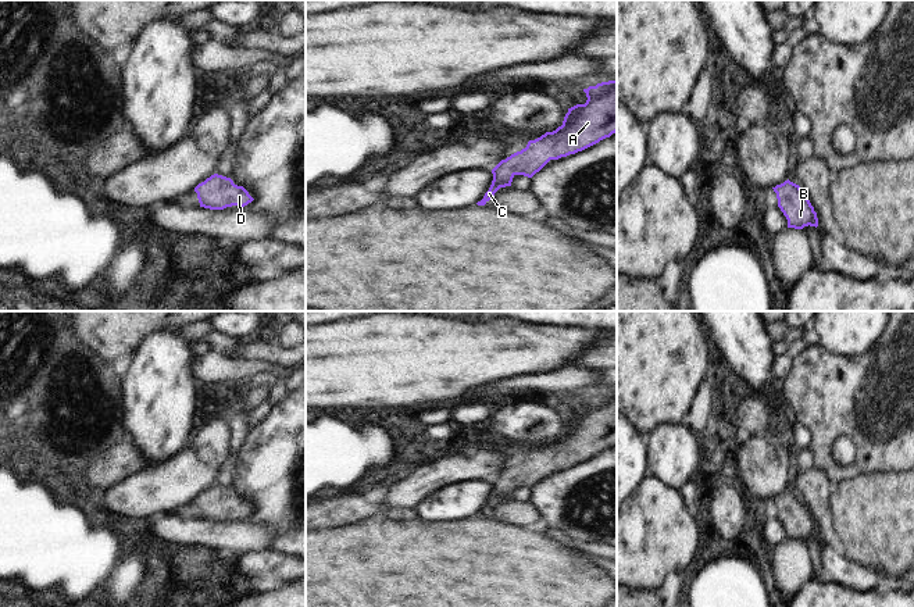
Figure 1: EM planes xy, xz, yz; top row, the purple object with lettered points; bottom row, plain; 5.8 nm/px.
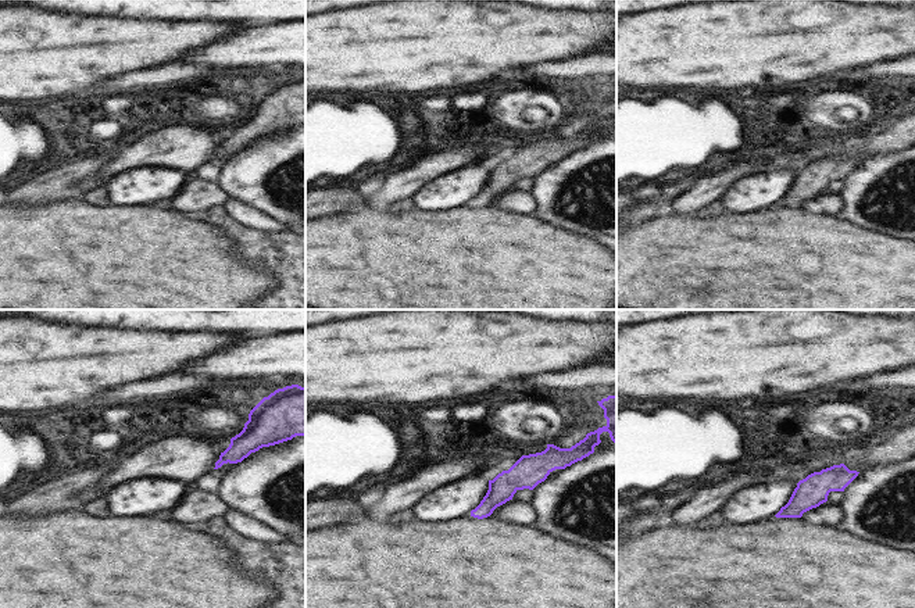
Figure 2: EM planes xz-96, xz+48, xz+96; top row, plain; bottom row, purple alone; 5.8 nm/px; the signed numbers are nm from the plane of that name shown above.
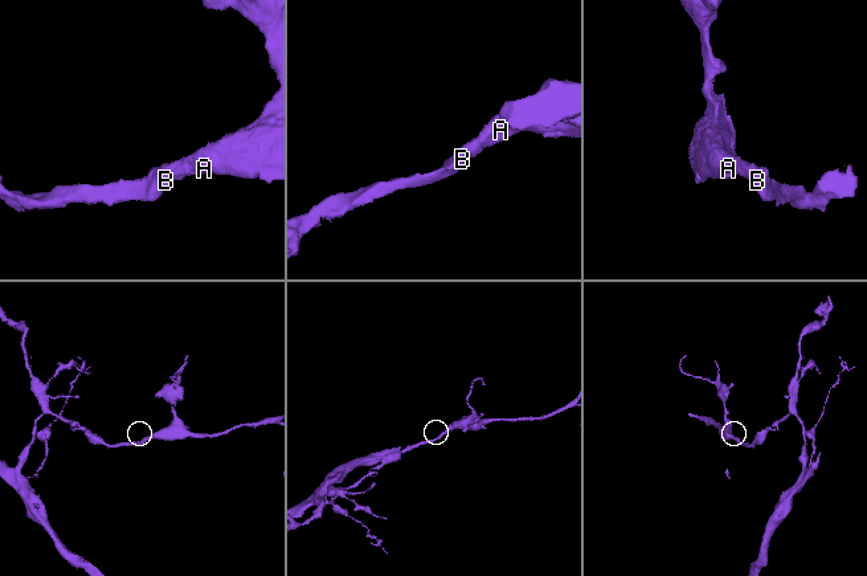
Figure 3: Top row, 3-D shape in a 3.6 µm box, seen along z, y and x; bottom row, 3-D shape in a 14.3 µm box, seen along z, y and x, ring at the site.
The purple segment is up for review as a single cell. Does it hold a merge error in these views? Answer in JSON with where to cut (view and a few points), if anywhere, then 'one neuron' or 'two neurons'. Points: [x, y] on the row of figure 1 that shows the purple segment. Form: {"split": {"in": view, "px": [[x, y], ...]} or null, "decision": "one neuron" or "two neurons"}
{"split": null, "decision": "one neuron"}

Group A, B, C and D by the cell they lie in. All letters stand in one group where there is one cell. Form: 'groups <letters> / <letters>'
groups A B C D

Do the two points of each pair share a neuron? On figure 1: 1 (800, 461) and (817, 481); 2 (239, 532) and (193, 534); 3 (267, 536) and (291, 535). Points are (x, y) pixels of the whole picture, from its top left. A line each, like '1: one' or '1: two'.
1: two
2: one
3: two

